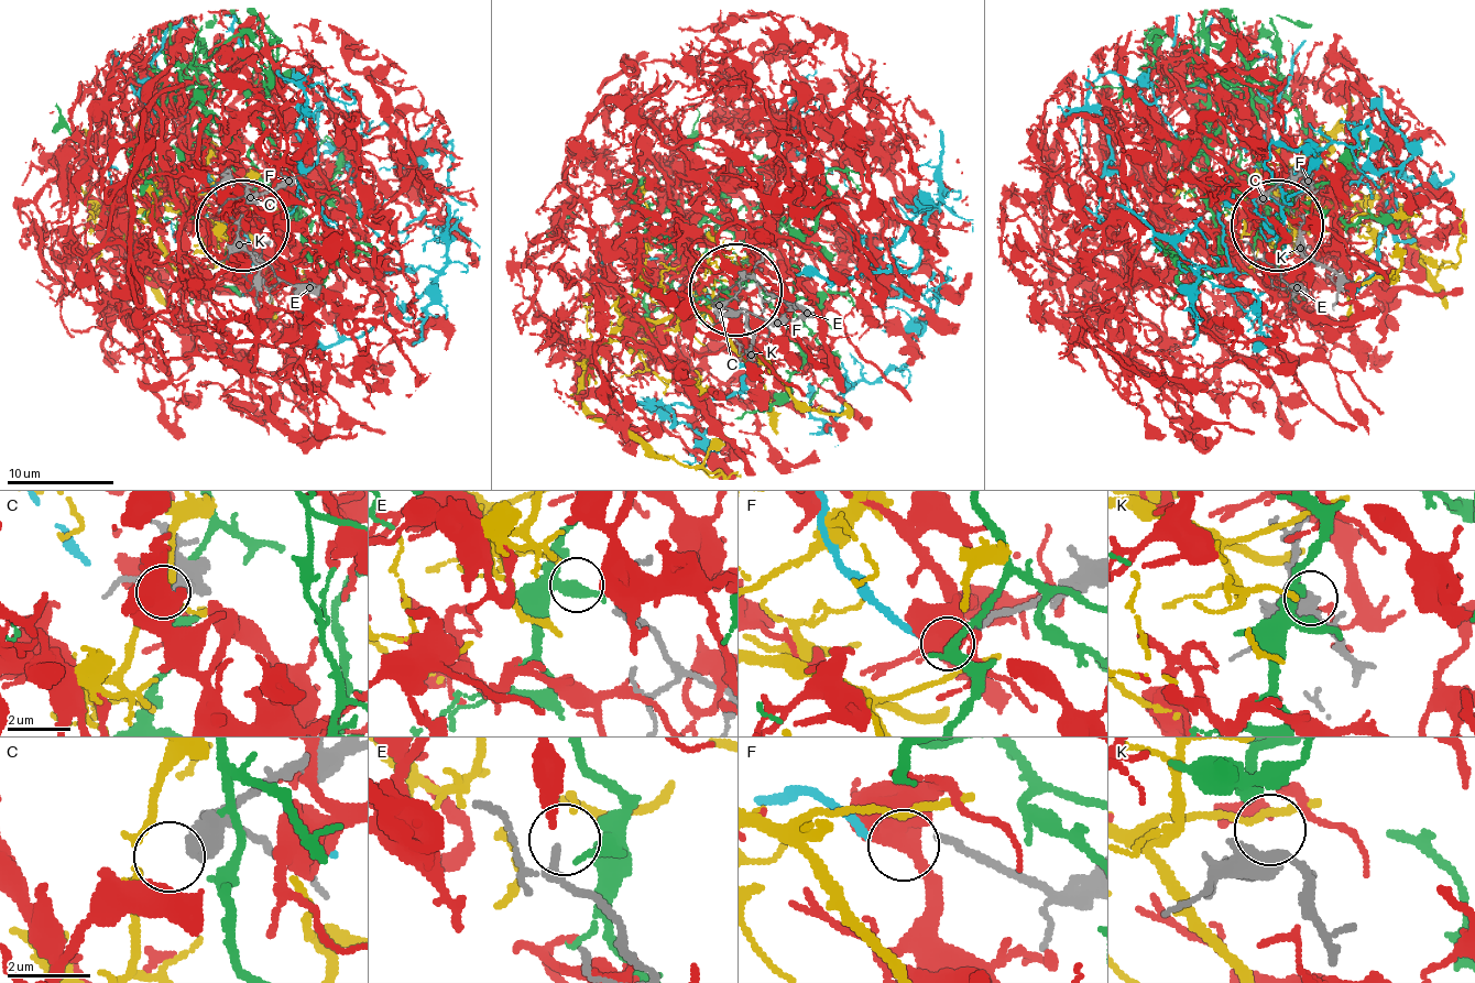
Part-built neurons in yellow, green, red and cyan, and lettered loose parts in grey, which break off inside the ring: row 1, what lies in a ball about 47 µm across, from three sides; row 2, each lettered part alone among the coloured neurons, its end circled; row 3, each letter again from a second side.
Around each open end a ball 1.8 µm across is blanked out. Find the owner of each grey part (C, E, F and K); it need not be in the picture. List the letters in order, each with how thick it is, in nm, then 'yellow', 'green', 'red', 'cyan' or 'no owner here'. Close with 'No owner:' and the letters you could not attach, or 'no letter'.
C: calibre 400 nm; no owner here
E: calibre 130 nm; yellow
F: calibre 180 nm; no owner here
K: calibre 340 nm; green
No owner: C, F

